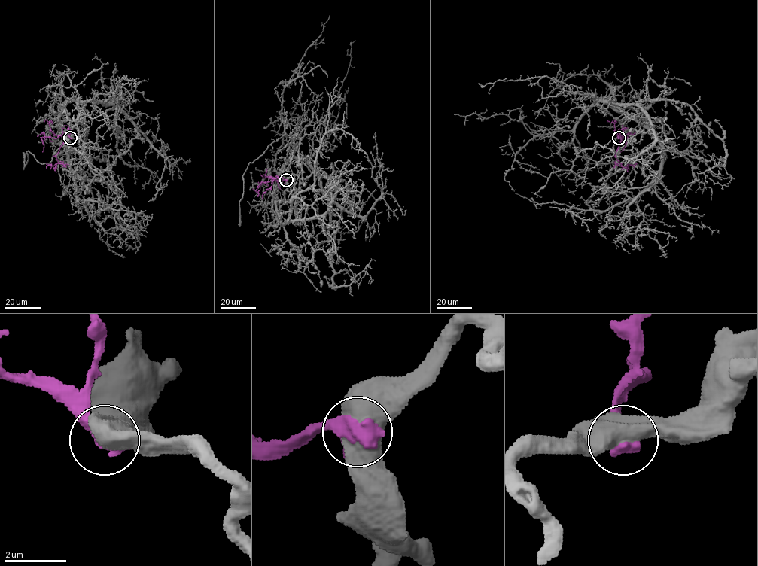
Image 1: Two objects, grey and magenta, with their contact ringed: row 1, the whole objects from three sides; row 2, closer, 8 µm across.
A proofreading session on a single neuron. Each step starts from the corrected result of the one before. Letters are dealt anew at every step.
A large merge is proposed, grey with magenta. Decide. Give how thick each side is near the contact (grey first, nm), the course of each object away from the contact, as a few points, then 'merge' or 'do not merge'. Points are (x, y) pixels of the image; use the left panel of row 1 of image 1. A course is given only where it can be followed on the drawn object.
650/550 nm | grey via (70, 138), (59, 120), (68, 103), (117, 99), (117, 152), (127, 164), (151, 174), (142, 185) | magenta via (70, 138), (62, 135), (63, 143), (56, 154), (56, 167), (46, 163) | do not merge

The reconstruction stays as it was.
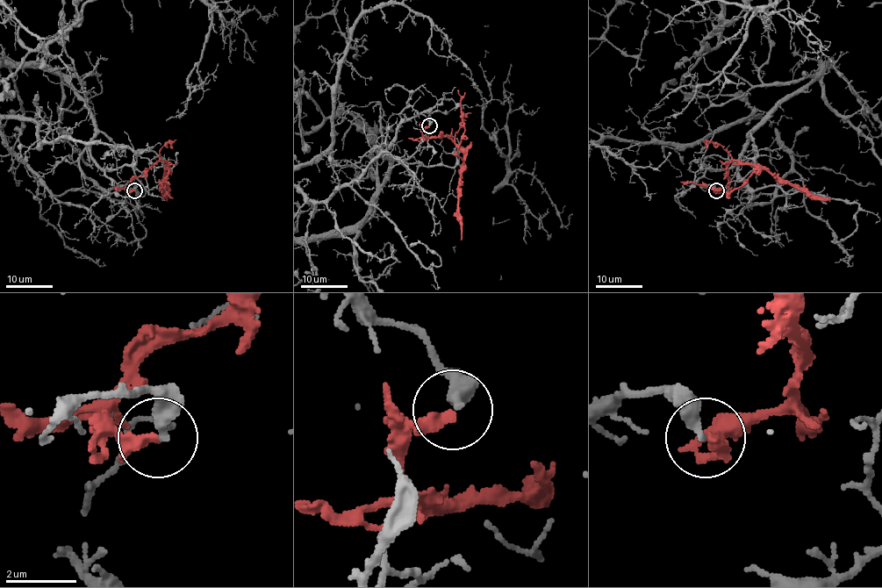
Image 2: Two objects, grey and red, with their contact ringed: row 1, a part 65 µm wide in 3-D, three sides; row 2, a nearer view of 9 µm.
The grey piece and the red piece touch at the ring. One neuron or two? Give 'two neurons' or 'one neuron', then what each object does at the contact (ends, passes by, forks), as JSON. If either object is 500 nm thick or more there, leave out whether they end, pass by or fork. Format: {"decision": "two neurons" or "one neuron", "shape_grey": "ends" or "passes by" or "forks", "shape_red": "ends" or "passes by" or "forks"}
{"decision": "two neurons", "shape_grey": "ends", "shape_red": "passes by"}

